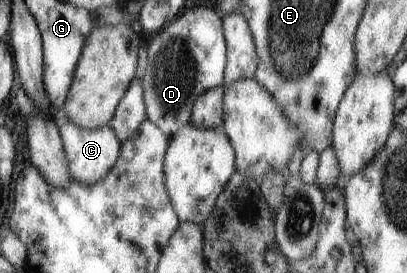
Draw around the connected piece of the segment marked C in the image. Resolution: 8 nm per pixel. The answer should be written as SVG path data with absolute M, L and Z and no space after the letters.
M62 120L58 130L72 181L80 184L94 184L102 180L108 174L108 170L112 170L112 166L116 164L116 158L120 154L120 144L107 125L94 129L78 128L76 124Z

